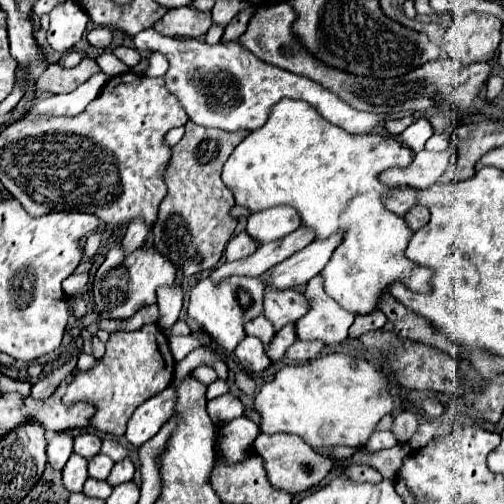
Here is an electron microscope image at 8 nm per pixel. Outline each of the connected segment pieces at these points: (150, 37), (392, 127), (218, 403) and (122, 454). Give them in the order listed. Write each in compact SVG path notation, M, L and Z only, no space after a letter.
M148 28L148 30L142 30L140 34L136 34L134 46L136 46L136 50L152 50L152 52L158 50L164 54L174 52L174 40L158 34L154 28Z
M406 116L406 118L400 118L400 120L388 120L386 122L386 130L390 132L390 134L394 134L394 136L398 136L406 126L410 126L414 122L414 118L412 116Z
M222 394L208 402L208 414L216 422L216 426L232 422L234 418L242 416L242 412L244 412L242 402L232 394Z
M108 438L108 440L104 440L102 442L102 454L106 454L106 456L110 456L114 462L118 462L118 460L124 460L124 458L130 458L132 456L132 452L134 452L136 448L126 448L124 444L120 444L118 440L114 440L114 438Z

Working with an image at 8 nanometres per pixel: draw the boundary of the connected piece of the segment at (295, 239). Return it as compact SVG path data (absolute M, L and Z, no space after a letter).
M298 228L296 232L288 234L286 238L280 238L276 242L260 246L252 256L236 260L236 262L224 262L218 268L212 270L212 282L222 282L228 276L260 276L264 274L270 266L286 260L294 252L302 250L314 240L312 230Z

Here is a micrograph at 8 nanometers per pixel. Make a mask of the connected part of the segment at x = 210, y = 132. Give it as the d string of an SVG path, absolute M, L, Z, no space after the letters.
M186 122L184 138L172 148L172 158L164 170L164 182L168 186L166 198L158 206L158 220L152 228L154 248L178 264L186 276L214 268L224 252L224 246L232 238L236 220L228 214L234 204L234 194L222 182L222 166L232 150L250 134L248 130L224 132L216 128L202 128L194 122Z

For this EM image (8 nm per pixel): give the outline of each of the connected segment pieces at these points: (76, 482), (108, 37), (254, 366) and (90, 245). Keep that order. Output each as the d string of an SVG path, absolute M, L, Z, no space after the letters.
M72 454L62 470L62 480L68 492L82 492L84 482L88 480L88 460Z
M94 28L92 32L88 32L88 42L94 48L108 48L112 42L112 30L108 28Z
M246 336L238 348L234 350L234 356L238 358L238 362L244 366L244 370L248 372L262 372L270 366L270 358L266 356L266 346L262 344L260 338L252 338Z
M94 232L94 234L90 234L90 236L86 238L86 244L84 244L84 256L86 256L86 258L92 258L92 256L98 252L98 248L100 248L100 234Z

